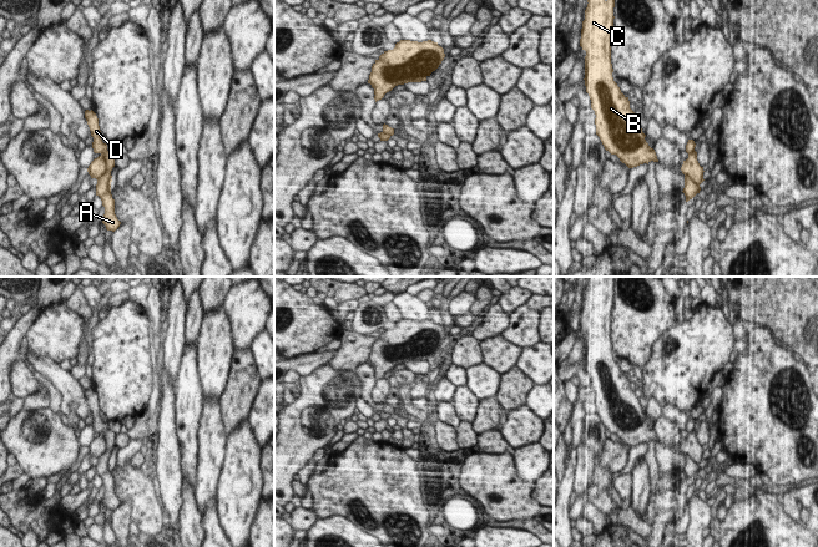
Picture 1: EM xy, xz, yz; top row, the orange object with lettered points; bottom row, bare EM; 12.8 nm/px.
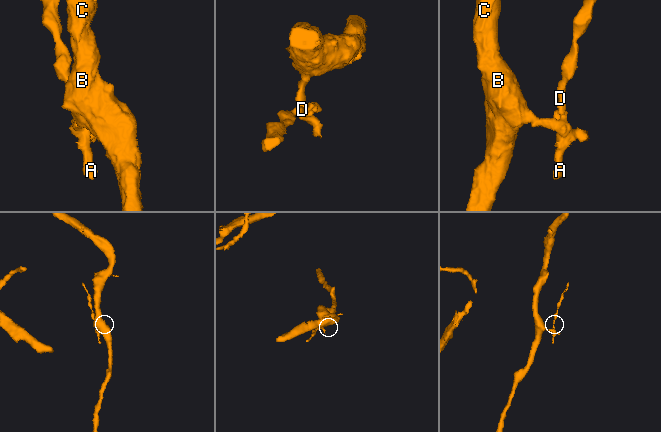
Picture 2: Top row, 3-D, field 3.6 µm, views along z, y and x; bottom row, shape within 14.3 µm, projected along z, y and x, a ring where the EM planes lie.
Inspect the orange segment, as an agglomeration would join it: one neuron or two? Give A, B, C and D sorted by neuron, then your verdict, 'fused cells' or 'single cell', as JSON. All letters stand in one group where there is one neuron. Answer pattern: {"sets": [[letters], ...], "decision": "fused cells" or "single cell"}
{"sets": [["A", "D"], ["B", "C"]], "decision": "fused cells"}

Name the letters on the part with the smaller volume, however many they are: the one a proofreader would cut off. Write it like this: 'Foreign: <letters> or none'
Foreign: A, D

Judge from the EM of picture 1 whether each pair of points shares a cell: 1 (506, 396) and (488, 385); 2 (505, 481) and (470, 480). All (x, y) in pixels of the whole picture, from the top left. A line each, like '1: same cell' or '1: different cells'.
1: different cells
2: same cell

